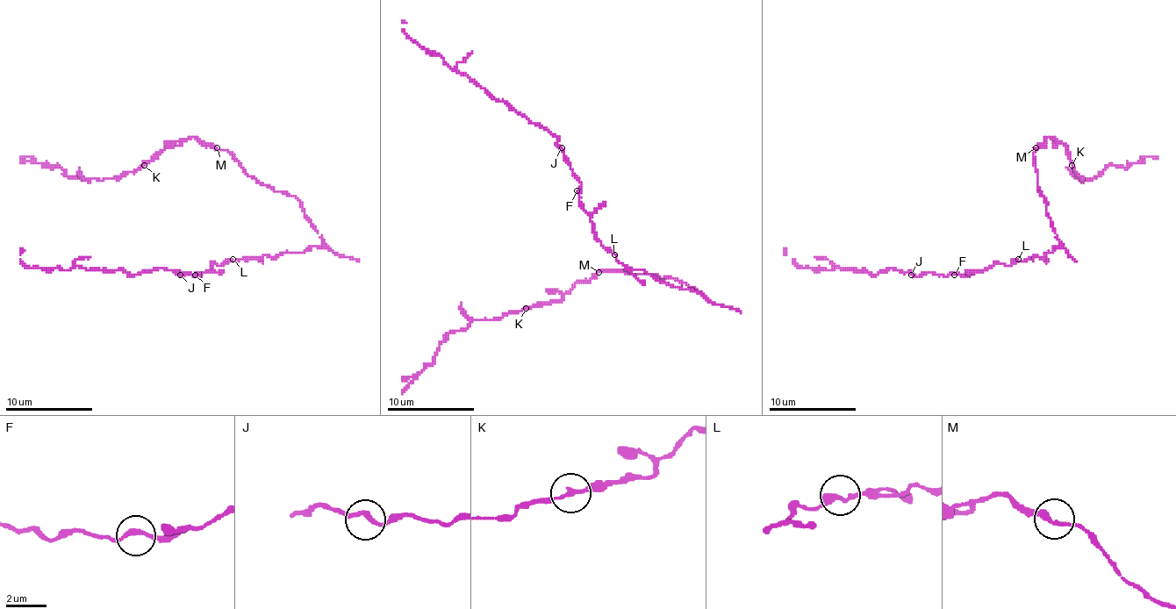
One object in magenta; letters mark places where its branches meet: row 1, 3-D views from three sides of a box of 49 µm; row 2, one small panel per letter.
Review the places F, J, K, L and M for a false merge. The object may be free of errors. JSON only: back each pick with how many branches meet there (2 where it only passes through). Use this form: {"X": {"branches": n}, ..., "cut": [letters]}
{"cut": []}

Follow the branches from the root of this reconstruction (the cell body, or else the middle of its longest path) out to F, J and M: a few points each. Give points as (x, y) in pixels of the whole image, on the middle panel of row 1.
F: (686, 289), (660, 283), (642, 269), (627, 269), (597, 237), (590, 215), (584, 208), (577, 190)
J: (686, 289), (660, 283), (642, 269), (627, 269), (601, 243), (590, 215), (579, 199), (581, 182), (562, 147)
M: (686, 289), (699, 291), (704, 296), (701, 291), (675, 278), (627, 274), (612, 269), (598, 272)

